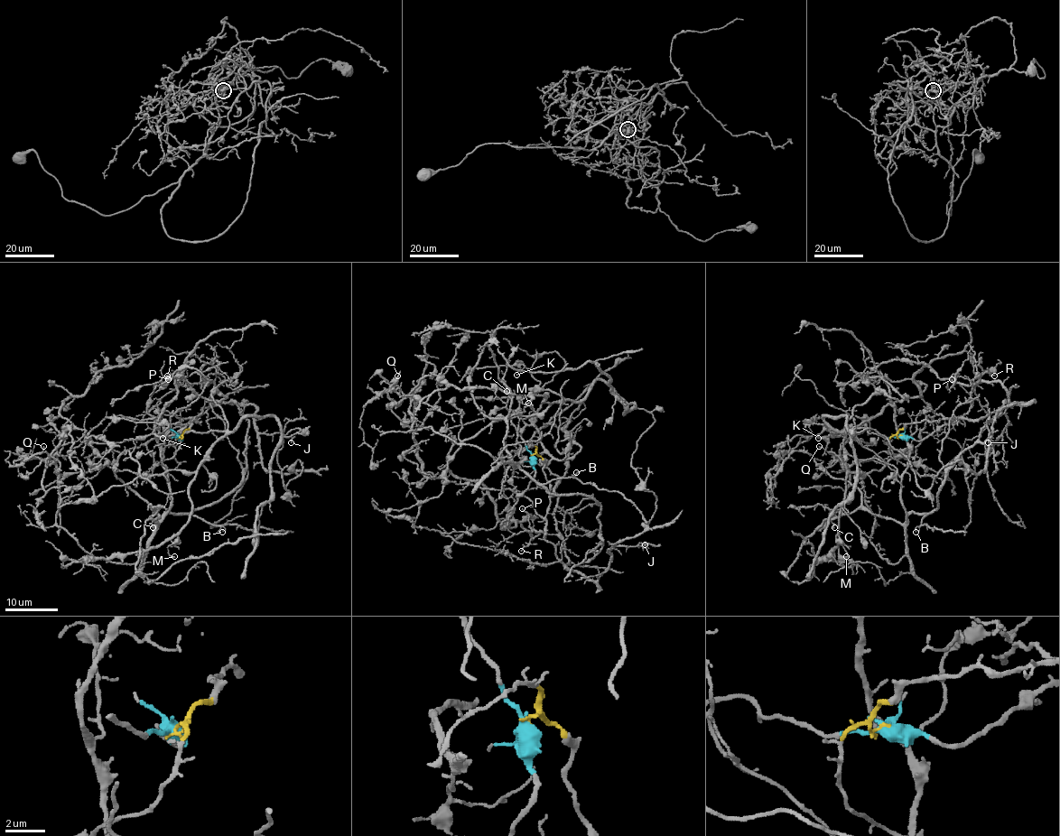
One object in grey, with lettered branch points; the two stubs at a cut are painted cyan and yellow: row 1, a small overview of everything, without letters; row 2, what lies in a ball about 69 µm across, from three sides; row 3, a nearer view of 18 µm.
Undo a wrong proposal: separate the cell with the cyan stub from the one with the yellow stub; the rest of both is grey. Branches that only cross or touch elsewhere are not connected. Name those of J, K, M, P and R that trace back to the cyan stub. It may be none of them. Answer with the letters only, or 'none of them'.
K, M

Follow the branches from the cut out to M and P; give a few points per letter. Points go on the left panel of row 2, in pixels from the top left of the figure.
M: (180, 436), (171, 437), (157, 428), (152, 431), (226, 433), (190, 485), (190, 517), (168, 547), (174, 557)
P: (180, 436), (189, 422), (195, 422), (190, 419), (211, 403), (215, 385), (181, 385), (174, 376), (168, 379)

